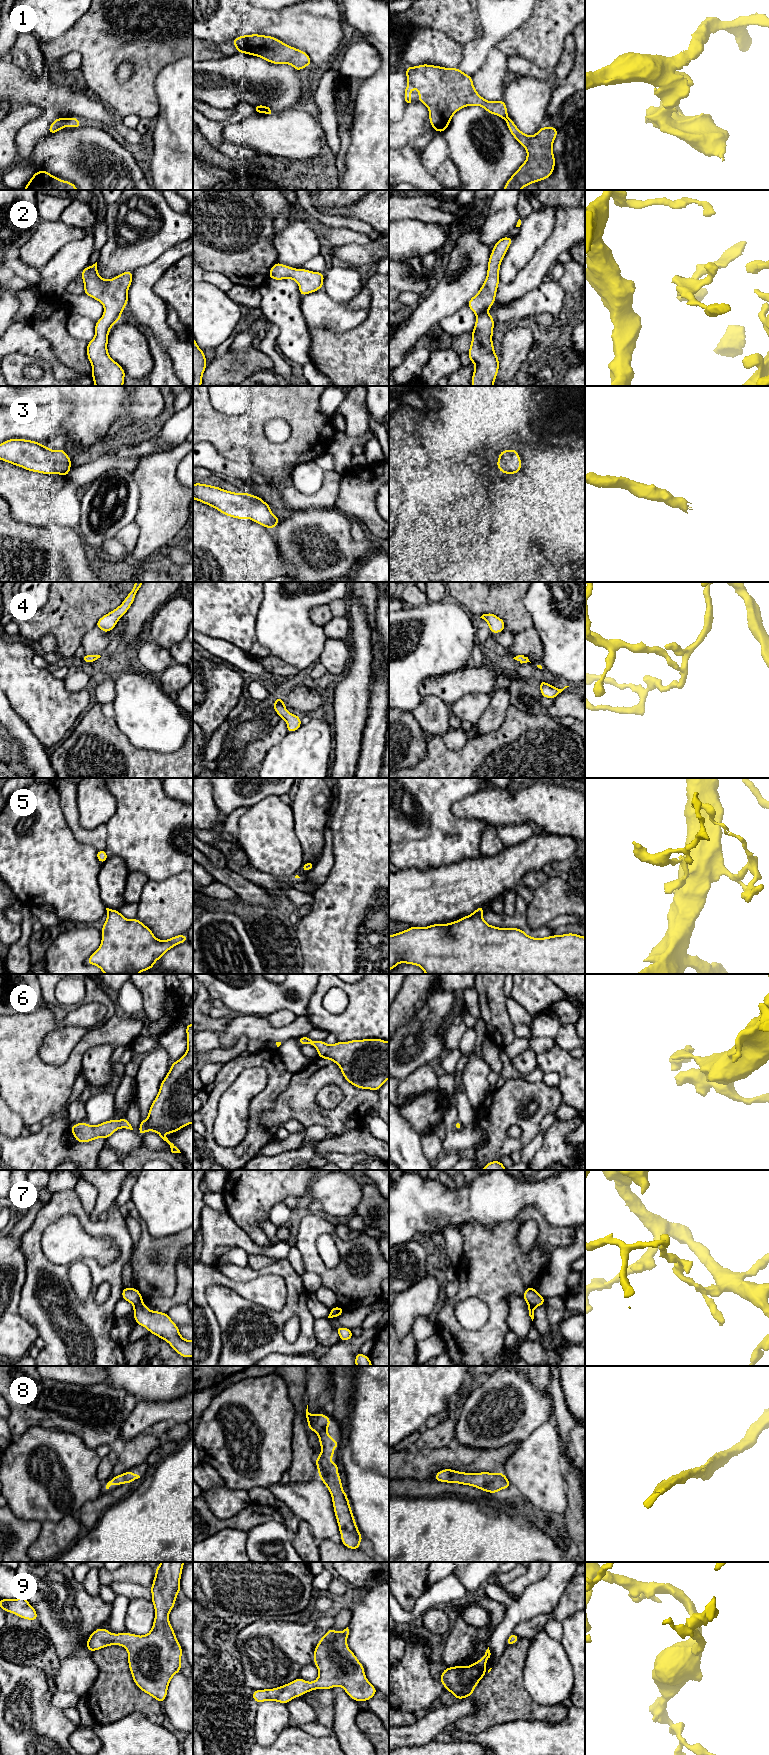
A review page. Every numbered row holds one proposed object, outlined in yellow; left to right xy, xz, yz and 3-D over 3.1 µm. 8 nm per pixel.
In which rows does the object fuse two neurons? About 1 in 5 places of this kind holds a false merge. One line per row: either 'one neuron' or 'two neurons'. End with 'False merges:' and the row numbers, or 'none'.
1: two neurons
2: one neuron
3: one neuron
4: one neuron
5: one neuron
6: one neuron
7: two neurons
8: one neuron
9: one neuron
False merges: 1, 7

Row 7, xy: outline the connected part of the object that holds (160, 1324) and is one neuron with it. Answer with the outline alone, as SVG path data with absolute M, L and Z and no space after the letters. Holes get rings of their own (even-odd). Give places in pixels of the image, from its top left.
M141 1303L134 1306L133 1314L138 1325L168 1342L180 1356L193 1357L193 1339L185 1340L167 1313L149 1310L144 1303Z

